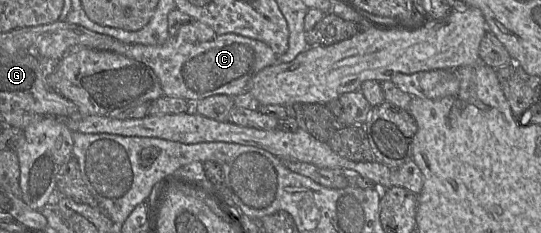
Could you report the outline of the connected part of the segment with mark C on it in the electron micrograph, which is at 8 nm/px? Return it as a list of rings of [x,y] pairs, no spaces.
[[[234,33],[216,36],[213,40],[202,43],[187,43],[170,37],[164,44],[153,46],[129,44],[124,56],[137,60],[149,66],[157,75],[164,95],[184,98],[189,102],[224,94],[235,99],[247,98],[249,83],[262,69],[278,62],[278,56],[264,42],[244,37]]]

